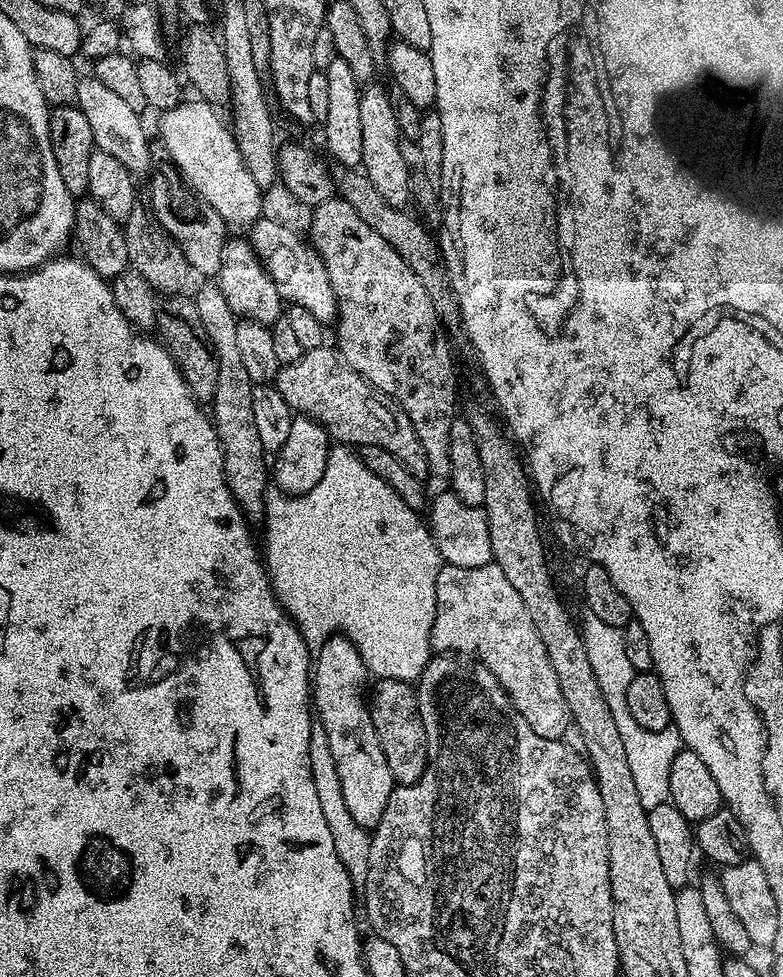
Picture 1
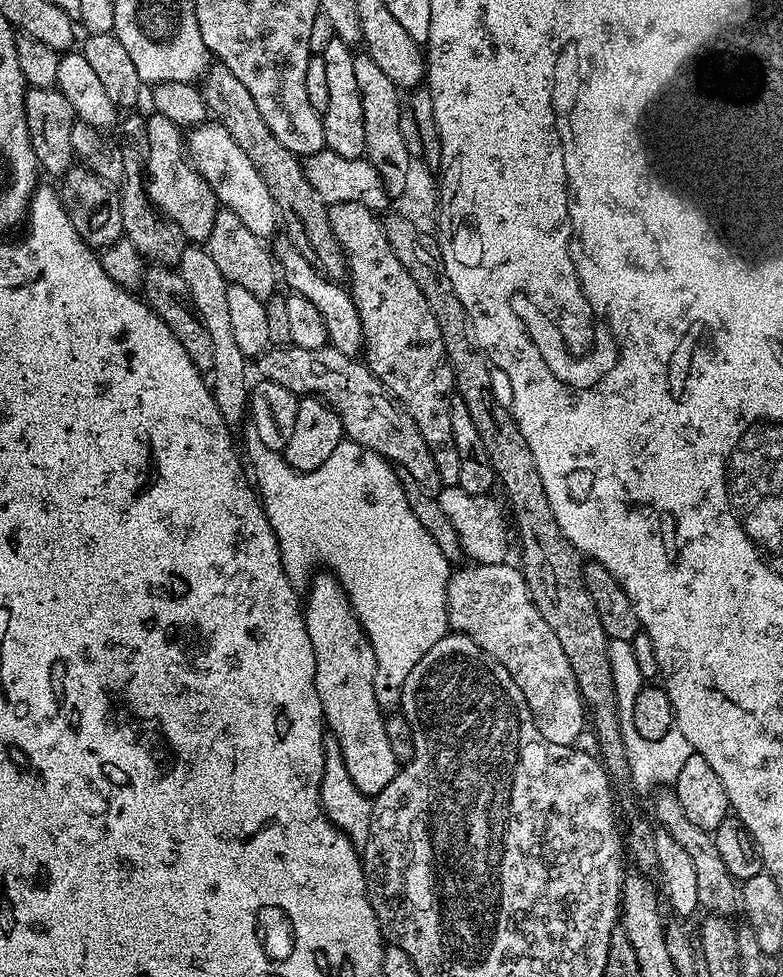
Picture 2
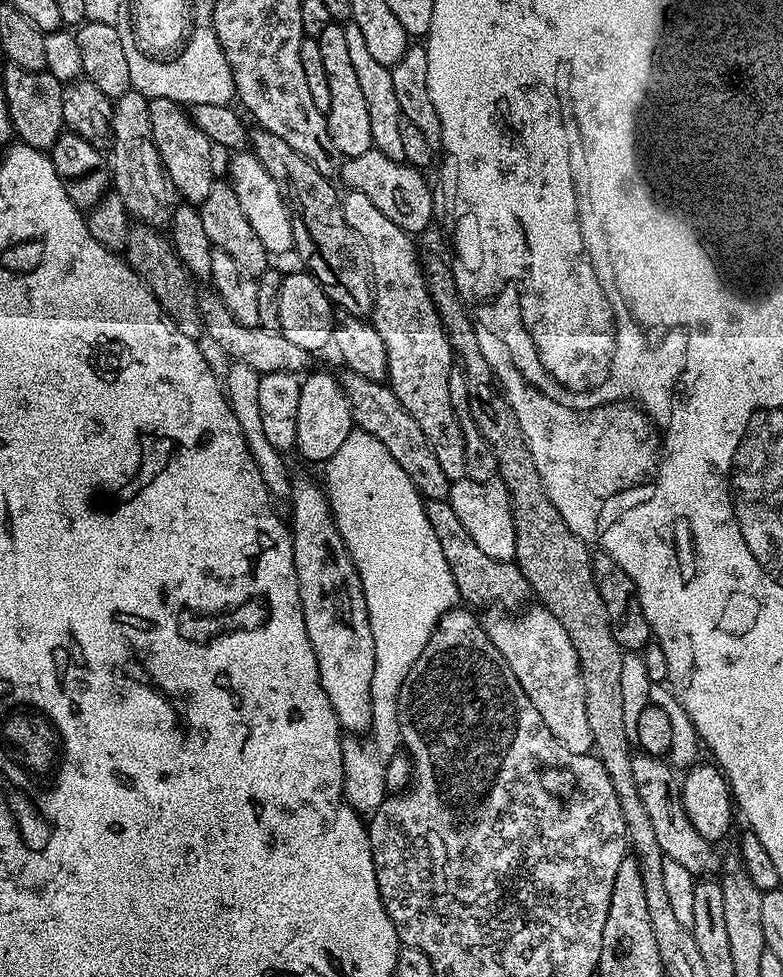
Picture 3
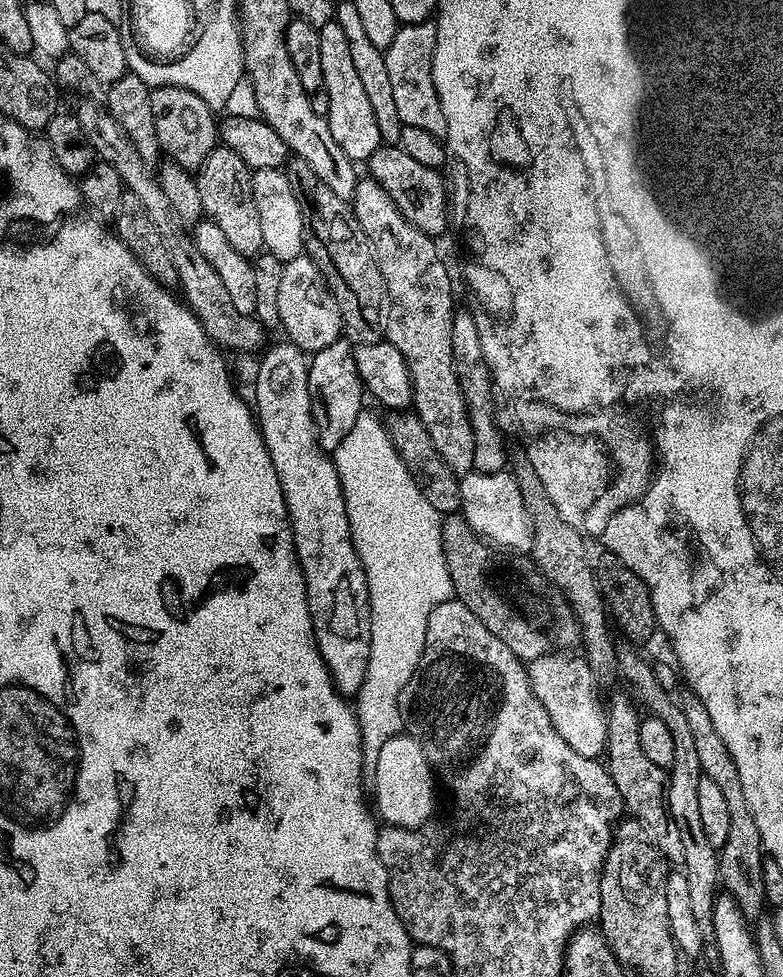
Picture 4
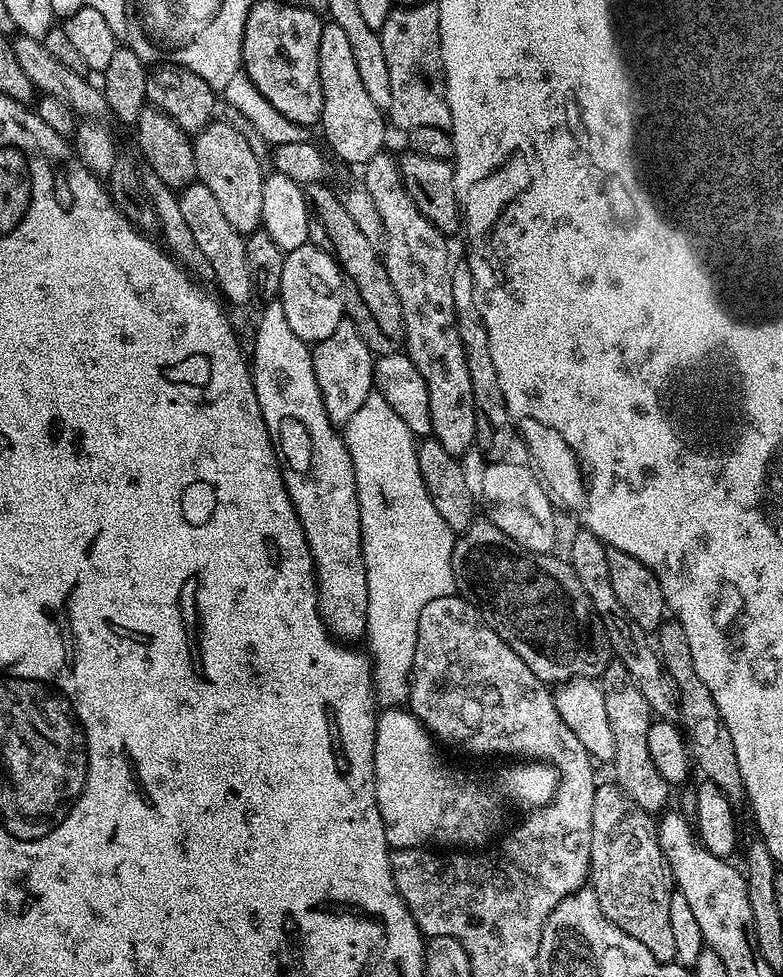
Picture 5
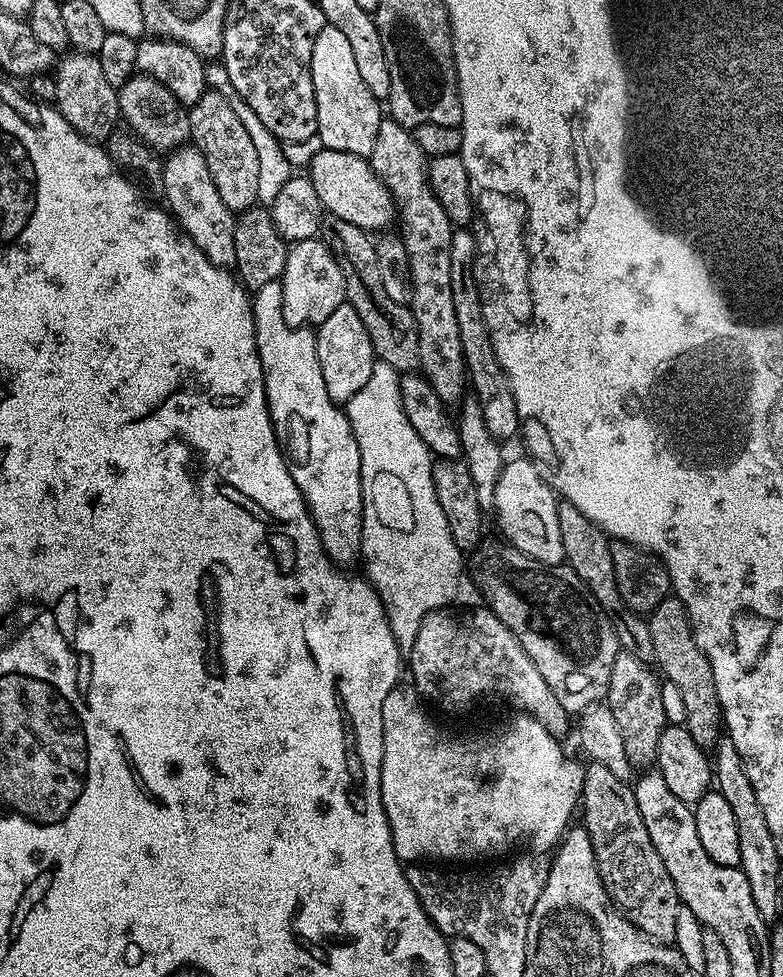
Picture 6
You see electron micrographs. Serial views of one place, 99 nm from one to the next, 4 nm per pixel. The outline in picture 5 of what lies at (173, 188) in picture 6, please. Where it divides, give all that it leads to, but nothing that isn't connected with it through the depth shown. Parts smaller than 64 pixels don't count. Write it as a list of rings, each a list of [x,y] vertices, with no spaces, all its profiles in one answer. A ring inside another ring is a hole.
[[[199,182],[185,184],[179,189],[180,205],[182,215],[190,225],[190,231],[194,233],[194,242],[198,242],[198,250],[206,254],[206,258],[212,267],[212,280],[220,287],[219,295],[225,301],[229,300],[232,304],[248,304],[254,300],[254,289],[250,278],[250,266],[246,266],[246,246],[245,237],[230,222],[226,222],[218,201],[214,194],[206,190],[206,186]]]

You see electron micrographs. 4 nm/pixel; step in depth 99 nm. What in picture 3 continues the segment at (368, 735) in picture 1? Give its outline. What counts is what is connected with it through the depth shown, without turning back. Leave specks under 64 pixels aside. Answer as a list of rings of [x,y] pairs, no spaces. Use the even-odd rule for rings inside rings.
[[[308,484],[305,488],[293,487],[290,492],[290,501],[292,500],[292,520],[290,516],[290,531],[292,533],[292,553],[294,554],[294,570],[298,578],[298,594],[302,602],[302,614],[306,618],[306,634],[310,634],[310,646],[314,646],[314,658],[318,662],[318,674],[322,682],[322,690],[326,690],[326,698],[330,698],[330,706],[334,706],[334,714],[338,718],[341,729],[348,732],[364,732],[373,727],[372,718],[372,683],[374,682],[374,634],[370,630],[370,618],[366,610],[366,598],[360,585],[360,575],[342,542],[342,534],[334,522],[332,513],[328,510],[328,497],[323,487]]]

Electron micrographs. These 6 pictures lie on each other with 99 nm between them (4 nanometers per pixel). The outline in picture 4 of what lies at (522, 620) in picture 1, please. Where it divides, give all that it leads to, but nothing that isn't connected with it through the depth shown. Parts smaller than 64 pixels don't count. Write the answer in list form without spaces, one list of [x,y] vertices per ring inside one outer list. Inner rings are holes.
[[[549,654],[536,660],[527,661],[528,681],[546,714],[550,714],[550,722],[558,734],[562,734],[562,742],[582,754],[582,758],[591,760],[603,757],[606,746],[607,715],[602,711],[602,704],[596,701],[597,677],[588,661],[576,654]]]

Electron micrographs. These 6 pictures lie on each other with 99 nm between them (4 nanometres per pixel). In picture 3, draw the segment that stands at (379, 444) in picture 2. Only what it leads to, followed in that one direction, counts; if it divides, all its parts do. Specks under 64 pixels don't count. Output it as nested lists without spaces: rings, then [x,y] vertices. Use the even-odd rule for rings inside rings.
[[[204,294],[200,296],[200,313],[204,323],[204,336],[207,339],[212,339],[229,356],[227,358],[229,361],[241,364],[242,366],[250,366],[250,370],[261,374],[266,372],[300,374],[309,367],[307,364],[308,360],[310,360],[310,353],[302,350],[302,346],[294,346],[294,342],[290,342],[290,338],[286,338],[279,331],[271,332],[259,326],[254,328],[242,326],[230,314],[230,310],[226,310],[220,295],[211,295],[206,296]],[[345,371],[342,376],[344,393],[352,407],[352,419],[355,427],[366,434],[374,434],[386,450],[390,450],[390,458],[406,470],[410,482],[420,491],[425,500],[447,500],[449,480],[442,466],[438,466],[438,458],[434,458],[434,450],[430,450],[430,442],[426,442],[426,434],[422,434],[418,422],[410,418],[410,414],[398,402],[387,383],[370,378],[362,378],[358,374]]]

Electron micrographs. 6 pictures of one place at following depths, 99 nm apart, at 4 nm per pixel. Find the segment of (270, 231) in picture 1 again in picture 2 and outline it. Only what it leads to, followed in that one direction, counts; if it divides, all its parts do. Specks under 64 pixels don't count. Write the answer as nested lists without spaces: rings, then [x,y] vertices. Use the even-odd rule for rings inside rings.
[[[284,248],[278,252],[278,268],[282,273],[282,280],[292,287],[291,291],[297,296],[307,298],[318,306],[318,314],[326,322],[328,331],[328,344],[336,348],[342,354],[353,358],[361,355],[364,346],[364,335],[362,334],[362,322],[358,318],[358,310],[352,301],[351,291],[341,286],[337,281],[327,280],[317,268],[309,262],[307,255],[296,248]]]

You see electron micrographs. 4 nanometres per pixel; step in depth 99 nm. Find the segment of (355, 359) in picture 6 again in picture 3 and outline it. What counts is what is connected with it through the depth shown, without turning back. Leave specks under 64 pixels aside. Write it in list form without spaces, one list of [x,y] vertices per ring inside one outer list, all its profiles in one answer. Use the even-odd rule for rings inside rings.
[[[311,372],[300,380],[295,451],[300,452],[302,459],[320,466],[334,458],[334,454],[338,454],[342,442],[346,442],[346,438],[354,430],[354,421],[343,383],[337,377],[335,380],[328,372]]]

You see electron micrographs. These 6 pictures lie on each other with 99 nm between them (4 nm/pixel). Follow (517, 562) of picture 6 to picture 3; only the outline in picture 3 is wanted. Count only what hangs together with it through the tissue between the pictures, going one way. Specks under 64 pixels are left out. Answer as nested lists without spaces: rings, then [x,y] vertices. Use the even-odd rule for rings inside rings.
[[[425,500],[424,509],[426,510],[426,518],[430,522],[430,530],[434,534],[434,538],[438,538],[438,546],[442,546],[442,555],[446,557],[446,566],[450,566],[450,574],[454,574],[454,586],[458,586],[458,594],[460,600],[465,605],[472,604],[500,604],[496,606],[505,609],[513,609],[512,606],[518,604],[523,605],[524,599],[529,599],[530,589],[526,578],[520,572],[520,568],[516,563],[510,560],[495,560],[490,558],[490,554],[485,554],[483,550],[474,542],[474,538],[470,538],[470,534],[466,534],[466,526],[462,526],[462,522],[458,522],[458,514],[454,514],[452,505],[447,500]]]

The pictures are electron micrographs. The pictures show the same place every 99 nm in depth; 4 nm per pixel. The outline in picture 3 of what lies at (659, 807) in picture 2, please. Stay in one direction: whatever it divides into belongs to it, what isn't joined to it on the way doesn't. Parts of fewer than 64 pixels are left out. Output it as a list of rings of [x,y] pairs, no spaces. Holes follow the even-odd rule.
[[[636,754],[632,757],[632,769],[634,786],[638,786],[642,806],[646,806],[650,826],[654,826],[654,835],[658,838],[658,846],[665,857],[682,862],[682,866],[686,866],[686,870],[694,874],[719,873],[722,867],[721,853],[712,849],[715,848],[713,841],[702,838],[702,834],[698,834],[698,830],[690,826],[690,818],[686,818],[686,810],[680,797],[680,780],[671,763],[654,756]]]

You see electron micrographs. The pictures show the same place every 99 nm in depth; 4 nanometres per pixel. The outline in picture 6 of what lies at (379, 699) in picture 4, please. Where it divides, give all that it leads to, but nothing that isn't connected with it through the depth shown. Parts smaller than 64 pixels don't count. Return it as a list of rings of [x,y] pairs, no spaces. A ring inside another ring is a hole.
[[[377,363],[374,370],[370,370],[370,379],[366,381],[366,386],[362,386],[362,390],[358,390],[358,394],[354,394],[354,398],[350,398],[346,405],[348,413],[348,421],[354,430],[354,438],[358,438],[358,450],[362,454],[362,498],[364,499],[364,521],[362,522],[362,564],[368,567],[366,571],[366,579],[369,584],[375,588],[376,593],[380,596],[380,601],[384,603],[384,609],[388,615],[390,622],[390,630],[394,634],[394,638],[400,643],[401,649],[411,650],[414,646],[414,638],[418,638],[418,628],[420,623],[428,612],[444,610],[449,607],[448,604],[460,592],[460,559],[462,553],[460,547],[454,542],[454,538],[450,538],[450,526],[446,526],[446,514],[442,514],[442,506],[438,504],[438,494],[434,492],[434,478],[432,477],[432,466],[434,457],[432,451],[426,446],[426,442],[422,442],[422,438],[418,438],[418,433],[414,431],[414,426],[410,426],[410,418],[404,413],[402,406],[402,394],[400,393],[401,373],[394,370],[394,366],[389,364]]]

